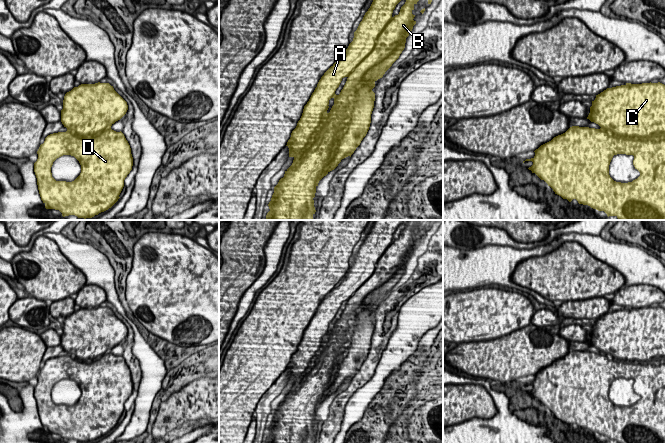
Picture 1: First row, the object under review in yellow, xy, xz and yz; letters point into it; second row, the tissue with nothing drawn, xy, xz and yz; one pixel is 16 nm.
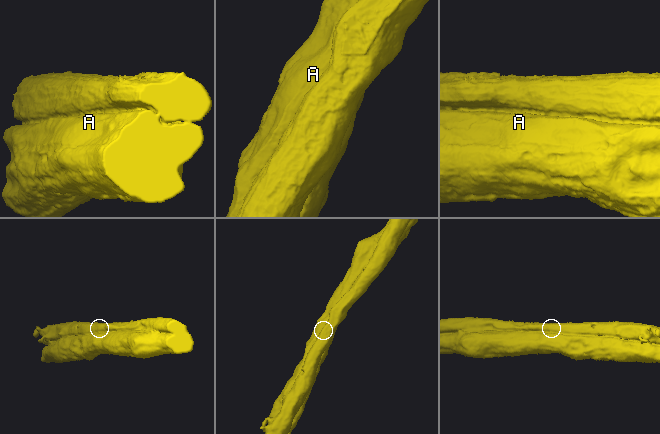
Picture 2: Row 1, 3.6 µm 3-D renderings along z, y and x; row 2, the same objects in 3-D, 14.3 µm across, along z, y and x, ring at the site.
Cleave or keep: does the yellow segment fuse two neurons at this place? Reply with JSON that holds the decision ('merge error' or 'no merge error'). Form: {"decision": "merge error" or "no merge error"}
{"decision": "merge error"}

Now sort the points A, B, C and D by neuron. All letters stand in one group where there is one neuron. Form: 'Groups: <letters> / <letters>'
Groups: A D / B C

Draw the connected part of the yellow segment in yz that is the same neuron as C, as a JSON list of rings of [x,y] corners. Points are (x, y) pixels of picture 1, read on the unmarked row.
[[[626,307],[607,312],[592,325],[587,343],[628,361],[665,356],[665,309]]]

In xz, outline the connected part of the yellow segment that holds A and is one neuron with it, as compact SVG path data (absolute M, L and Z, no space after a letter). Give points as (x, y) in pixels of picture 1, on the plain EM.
M375 220L374 224L368 233L368 235L365 237L362 245L360 246L357 254L354 256L354 262L353 265L349 268L346 275L342 278L341 283L336 285L321 301L319 304L317 311L315 312L314 316L312 317L309 325L304 330L302 340L300 344L297 347L296 352L292 355L291 361L287 366L287 371L289 372L289 381L293 381L293 387L289 392L295 392L298 391L301 387L301 383L306 380L306 376L311 372L311 370L319 363L320 356L327 346L326 344L326 337L329 332L329 324L331 322L334 323L334 328L336 326L336 323L341 319L341 316L339 319L335 318L336 313L339 311L342 303L344 301L348 301L353 294L373 275L375 272L378 260L380 257L384 254L385 250L392 244L392 237L395 233L396 229L403 224L403 220Z

